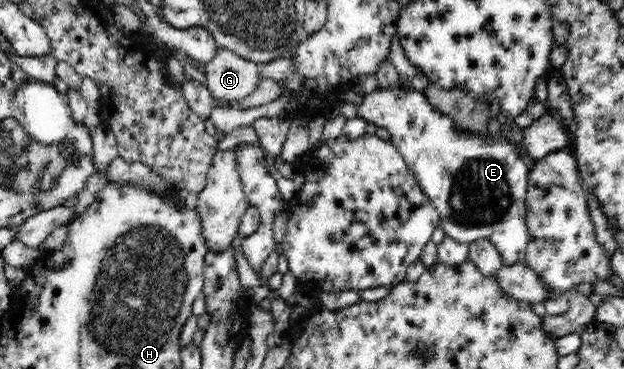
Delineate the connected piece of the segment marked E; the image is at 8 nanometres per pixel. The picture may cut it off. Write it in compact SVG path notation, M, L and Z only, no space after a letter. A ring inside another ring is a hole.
M401 86L395 89L378 89L369 93L359 106L358 116L385 128L391 136L391 143L403 156L409 172L421 186L423 193L431 200L439 212L446 236L458 243L474 243L481 239L488 240L501 254L504 265L513 265L524 261L527 244L530 243L527 228L527 204L525 201L528 176L527 165L520 150L515 145L513 134L508 133L498 139L476 137L471 133L460 133L454 122L439 110L434 109L421 91L406 91Z

